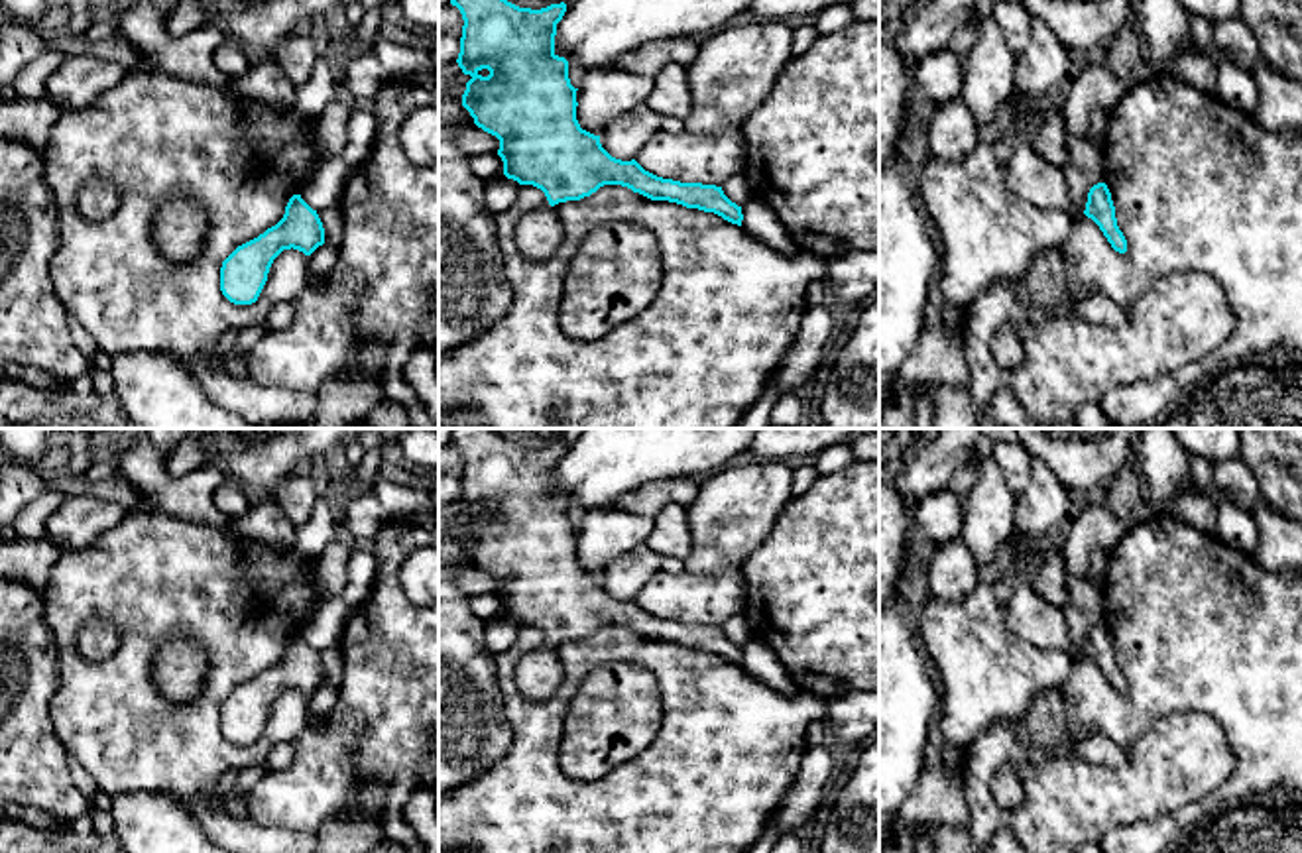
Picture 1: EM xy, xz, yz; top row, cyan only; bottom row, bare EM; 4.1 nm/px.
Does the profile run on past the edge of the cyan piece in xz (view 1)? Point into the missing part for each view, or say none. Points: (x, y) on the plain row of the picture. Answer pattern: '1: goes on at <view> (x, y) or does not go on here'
1: does not go on here

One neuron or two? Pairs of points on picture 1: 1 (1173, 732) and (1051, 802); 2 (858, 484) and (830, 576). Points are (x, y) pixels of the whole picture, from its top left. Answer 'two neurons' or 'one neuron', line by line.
1: one neuron
2: one neuron

